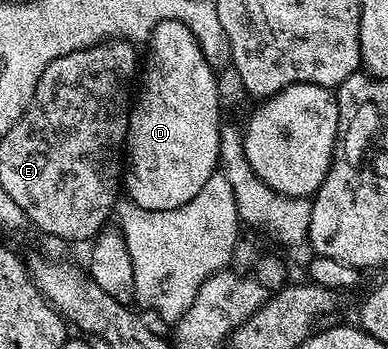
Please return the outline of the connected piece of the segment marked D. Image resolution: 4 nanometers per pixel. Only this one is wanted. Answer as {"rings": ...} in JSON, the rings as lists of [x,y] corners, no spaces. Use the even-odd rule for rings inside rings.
{"rings":[[[164,20],[155,27],[146,40],[147,46],[152,46],[152,56],[142,63],[142,79],[144,75],[144,84],[139,84],[138,94],[135,96],[134,102],[130,107],[128,116],[128,137],[126,140],[126,171],[123,176],[122,187],[126,192],[127,198],[134,205],[138,205],[142,209],[150,209],[151,211],[165,211],[166,209],[178,209],[178,205],[186,205],[186,201],[190,201],[194,197],[198,197],[202,185],[206,185],[206,181],[210,181],[212,175],[217,174],[218,164],[220,162],[220,128],[222,126],[222,118],[220,119],[220,111],[222,112],[222,104],[218,97],[218,85],[216,84],[217,72],[209,65],[207,57],[203,55],[202,49],[199,47],[198,41],[195,39],[194,33],[183,24],[181,20]]]}

